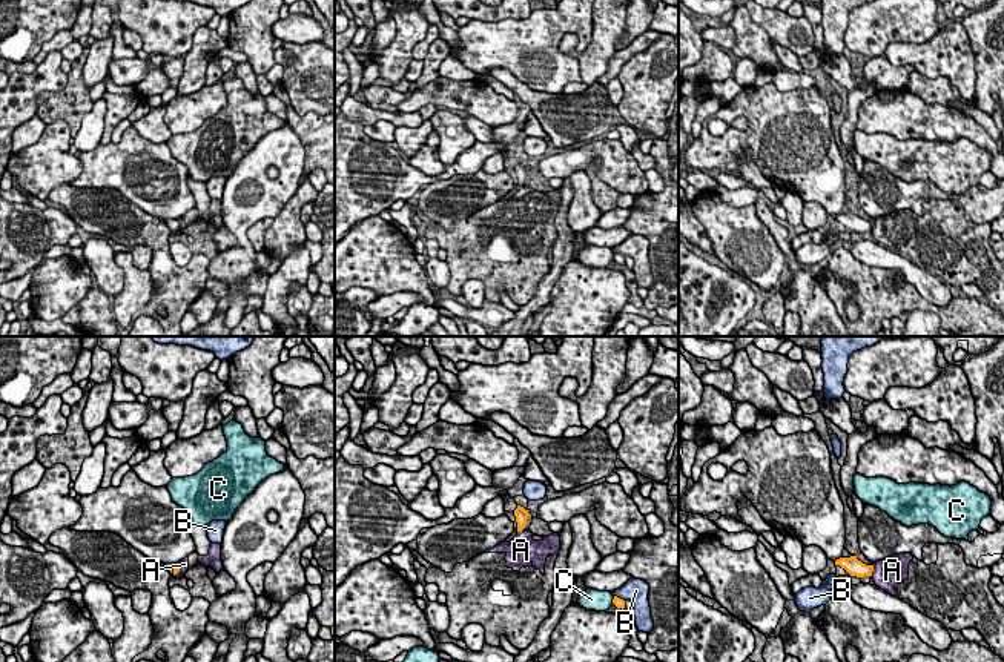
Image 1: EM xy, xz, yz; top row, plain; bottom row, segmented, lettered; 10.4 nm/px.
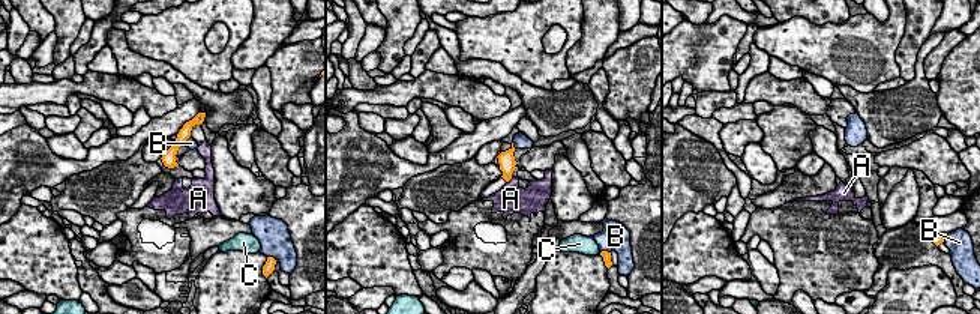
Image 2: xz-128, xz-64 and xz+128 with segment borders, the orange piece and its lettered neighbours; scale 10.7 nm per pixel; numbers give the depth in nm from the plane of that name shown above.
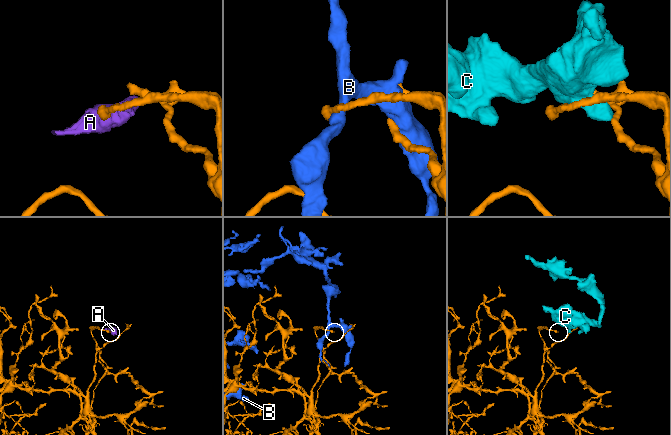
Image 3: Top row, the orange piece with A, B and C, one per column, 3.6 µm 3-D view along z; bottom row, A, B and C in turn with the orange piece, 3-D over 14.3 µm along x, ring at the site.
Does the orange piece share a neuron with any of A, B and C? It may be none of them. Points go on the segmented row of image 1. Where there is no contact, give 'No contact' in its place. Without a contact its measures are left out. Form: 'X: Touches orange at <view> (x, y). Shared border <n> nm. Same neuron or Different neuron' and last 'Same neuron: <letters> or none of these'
A: Touches orange at yz (872, 570). Shared border 130 nm. Different neuron
B: Touches orange at xz (619, 598). Shared border 130 nm. Different neuron
C: Touches orange at xz (613, 601). Shared border 100 nm. Different neuron
Same neuron: none of these

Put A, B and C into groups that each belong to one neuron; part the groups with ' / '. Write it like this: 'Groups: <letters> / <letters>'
Groups: A / B / C

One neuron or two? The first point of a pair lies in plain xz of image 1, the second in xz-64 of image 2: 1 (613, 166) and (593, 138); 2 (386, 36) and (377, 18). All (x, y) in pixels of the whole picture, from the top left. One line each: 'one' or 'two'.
1: one
2: two

